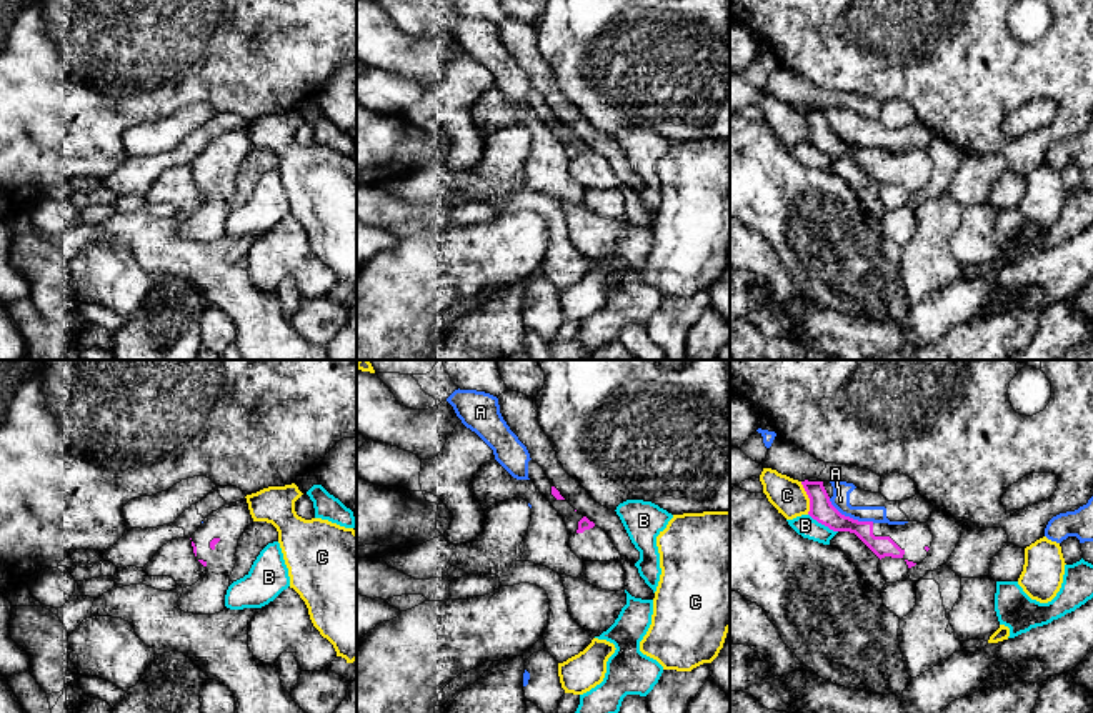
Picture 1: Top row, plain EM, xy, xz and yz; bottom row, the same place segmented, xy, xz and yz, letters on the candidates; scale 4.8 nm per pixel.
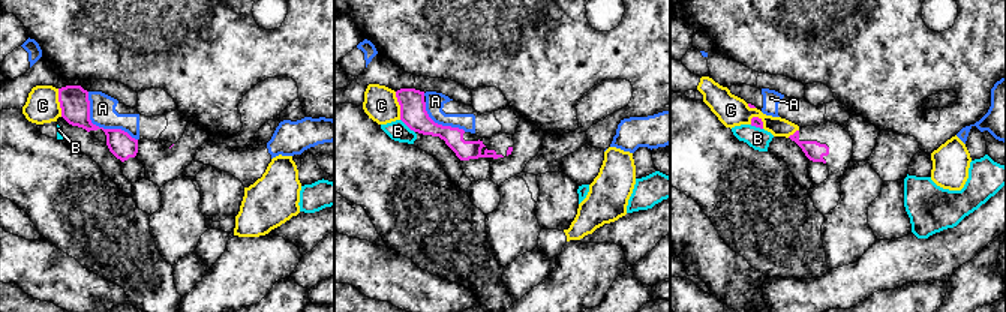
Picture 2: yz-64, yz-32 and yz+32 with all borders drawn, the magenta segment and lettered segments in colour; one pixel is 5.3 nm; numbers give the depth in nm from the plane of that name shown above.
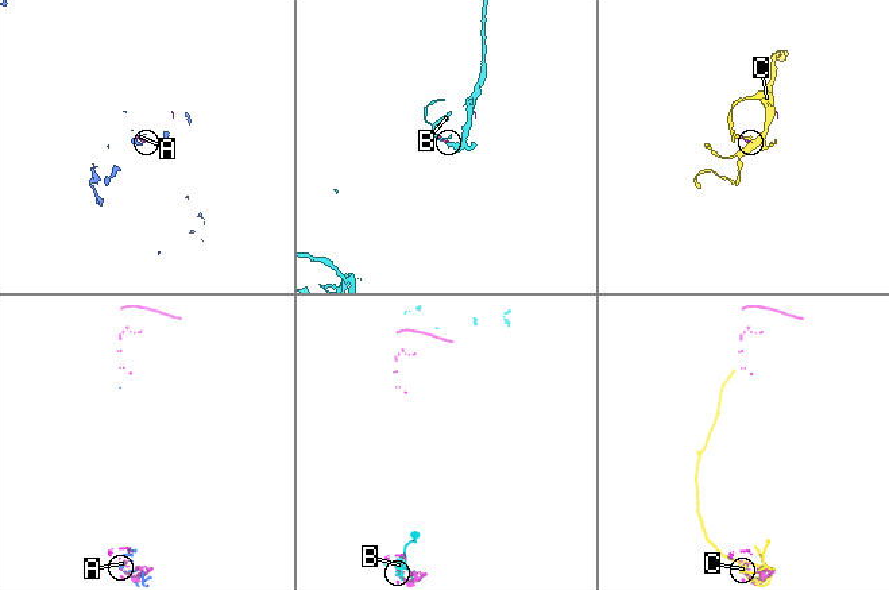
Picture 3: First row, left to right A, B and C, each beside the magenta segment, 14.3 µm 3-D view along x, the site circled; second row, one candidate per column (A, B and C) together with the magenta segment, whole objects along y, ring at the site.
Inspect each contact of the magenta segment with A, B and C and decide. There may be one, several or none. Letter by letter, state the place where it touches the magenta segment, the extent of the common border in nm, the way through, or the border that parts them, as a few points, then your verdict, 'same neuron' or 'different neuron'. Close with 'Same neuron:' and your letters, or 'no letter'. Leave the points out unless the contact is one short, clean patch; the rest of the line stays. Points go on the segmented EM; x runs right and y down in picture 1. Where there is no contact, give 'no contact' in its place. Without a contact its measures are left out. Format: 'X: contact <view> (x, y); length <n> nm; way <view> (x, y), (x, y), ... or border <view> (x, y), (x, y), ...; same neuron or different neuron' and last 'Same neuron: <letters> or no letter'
A: contact yz (848, 517); length 260 nm; border yz (828, 498), (842, 513), (873, 522); different neuron
B: contact yz (823, 523); length 170 nm; border yz (808, 513), (837, 532); different neuron
C: contact yz (808, 497); length 170 nm; different neuron
Same neuron: no letter

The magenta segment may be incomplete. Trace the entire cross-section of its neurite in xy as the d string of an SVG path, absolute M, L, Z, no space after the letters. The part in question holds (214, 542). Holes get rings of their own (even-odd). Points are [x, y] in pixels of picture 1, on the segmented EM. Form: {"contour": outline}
{"contour": "M247 498L208 515L190 536L193 553L207 568L195 585L183 588L178 606L185 613L215 615L225 610L230 575L242 533L253 523Z"}

